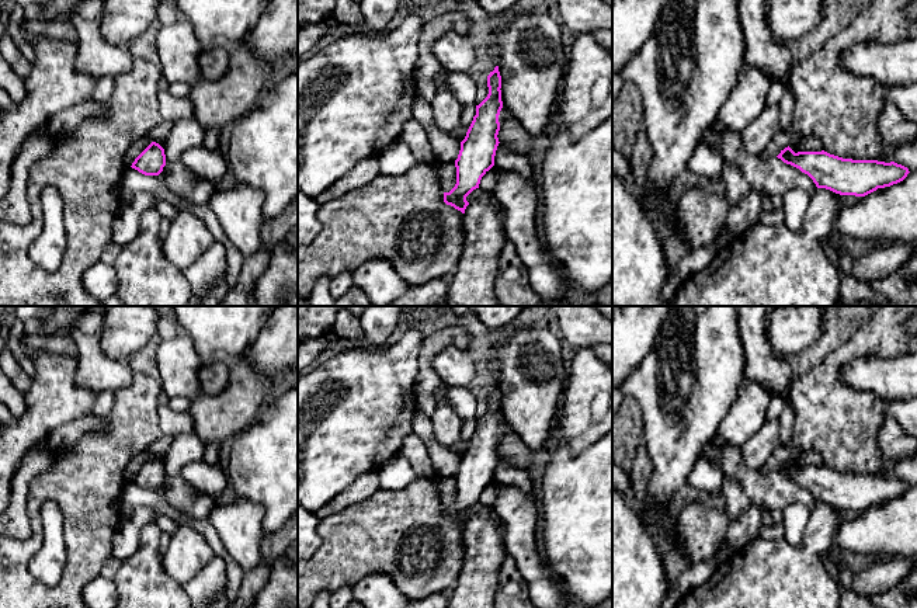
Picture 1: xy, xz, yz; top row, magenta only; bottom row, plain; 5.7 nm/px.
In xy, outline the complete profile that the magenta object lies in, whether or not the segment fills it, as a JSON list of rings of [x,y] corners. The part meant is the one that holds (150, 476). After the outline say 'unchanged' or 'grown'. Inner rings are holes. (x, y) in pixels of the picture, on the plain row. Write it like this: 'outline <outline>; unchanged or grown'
outline [[[152,456],[132,477],[132,483],[145,490],[159,490],[166,480],[164,463]]]; unchanged

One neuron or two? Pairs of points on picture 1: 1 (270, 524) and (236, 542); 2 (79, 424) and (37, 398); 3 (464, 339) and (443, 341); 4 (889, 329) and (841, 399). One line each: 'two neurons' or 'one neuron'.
1: two neurons
2: two neurons
3: one neuron
4: one neuron

